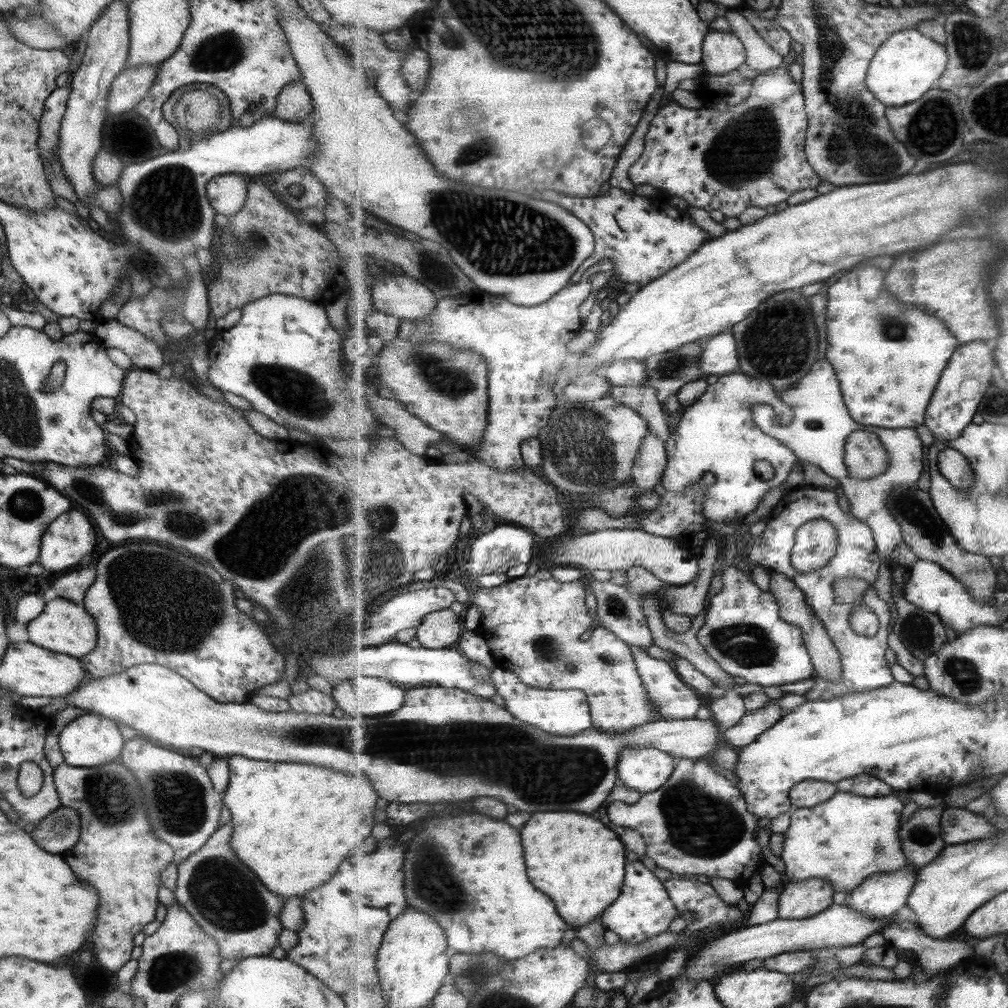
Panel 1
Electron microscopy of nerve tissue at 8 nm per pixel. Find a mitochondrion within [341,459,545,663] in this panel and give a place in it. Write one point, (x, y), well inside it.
(384, 519)

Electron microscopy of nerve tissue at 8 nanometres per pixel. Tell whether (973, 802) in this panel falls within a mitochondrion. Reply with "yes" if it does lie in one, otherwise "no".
no

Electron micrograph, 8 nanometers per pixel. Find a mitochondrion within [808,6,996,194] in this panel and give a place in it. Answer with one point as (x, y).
(972, 48)

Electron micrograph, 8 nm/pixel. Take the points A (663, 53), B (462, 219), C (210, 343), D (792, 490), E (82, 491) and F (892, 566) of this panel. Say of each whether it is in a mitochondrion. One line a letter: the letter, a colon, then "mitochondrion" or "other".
A: other
B: mitochondrion
C: other
D: other
E: mitochondrion
F: other

